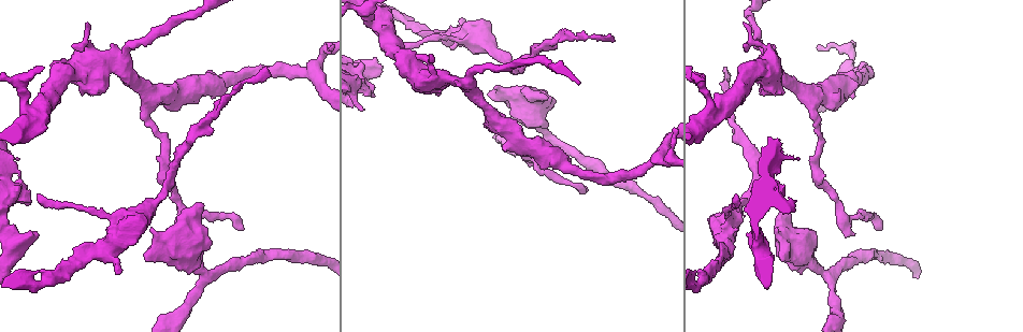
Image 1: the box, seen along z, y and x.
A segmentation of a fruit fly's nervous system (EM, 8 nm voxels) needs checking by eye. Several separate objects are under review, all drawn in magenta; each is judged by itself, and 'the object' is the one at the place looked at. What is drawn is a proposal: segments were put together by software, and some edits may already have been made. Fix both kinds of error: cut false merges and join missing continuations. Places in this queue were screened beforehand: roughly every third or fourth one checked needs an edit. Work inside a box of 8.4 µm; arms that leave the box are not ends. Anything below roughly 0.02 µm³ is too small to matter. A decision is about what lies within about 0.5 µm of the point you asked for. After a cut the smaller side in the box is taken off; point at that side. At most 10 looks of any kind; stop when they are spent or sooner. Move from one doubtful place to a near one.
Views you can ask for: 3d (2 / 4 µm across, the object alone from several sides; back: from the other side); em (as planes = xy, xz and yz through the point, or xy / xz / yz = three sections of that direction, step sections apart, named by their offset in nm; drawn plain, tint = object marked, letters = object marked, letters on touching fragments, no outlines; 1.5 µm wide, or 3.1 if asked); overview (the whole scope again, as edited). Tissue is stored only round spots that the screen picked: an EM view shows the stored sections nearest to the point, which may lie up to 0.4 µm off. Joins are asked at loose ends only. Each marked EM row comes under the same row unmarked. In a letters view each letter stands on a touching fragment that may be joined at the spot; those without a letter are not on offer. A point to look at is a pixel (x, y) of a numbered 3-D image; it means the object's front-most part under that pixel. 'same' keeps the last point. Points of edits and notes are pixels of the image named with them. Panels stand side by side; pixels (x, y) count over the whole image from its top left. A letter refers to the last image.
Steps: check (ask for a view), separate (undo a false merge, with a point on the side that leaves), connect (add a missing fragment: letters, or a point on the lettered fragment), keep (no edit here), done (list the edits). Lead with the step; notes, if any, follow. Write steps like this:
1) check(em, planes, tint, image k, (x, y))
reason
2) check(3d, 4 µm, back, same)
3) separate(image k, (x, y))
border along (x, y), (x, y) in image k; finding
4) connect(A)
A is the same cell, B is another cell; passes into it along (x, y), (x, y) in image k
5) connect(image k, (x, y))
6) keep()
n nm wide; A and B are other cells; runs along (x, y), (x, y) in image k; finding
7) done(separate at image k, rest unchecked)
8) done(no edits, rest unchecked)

check(em, planes, letters, image 1, (783, 90))
thick end

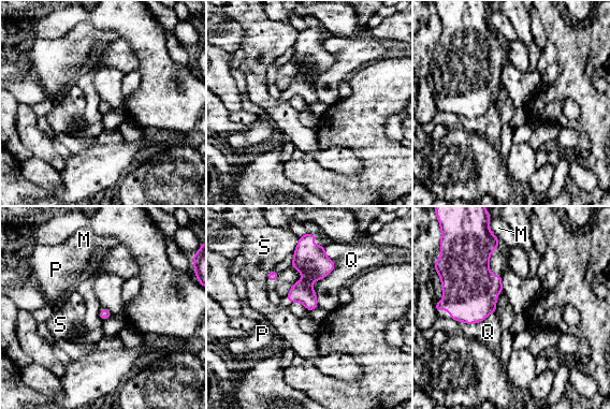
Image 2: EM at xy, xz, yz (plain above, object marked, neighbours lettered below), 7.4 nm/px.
keep()
M, P, Q and S are other cells; border along (299, 238), (298, 245), (292, 251) in image 2; none of them fits

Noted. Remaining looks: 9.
check(3d, 4 µm, image 1, (463, 19))
stops while still wide

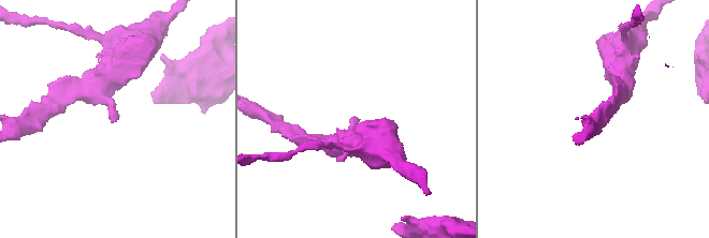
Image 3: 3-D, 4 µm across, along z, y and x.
check(em, yz, step 8, letters, image 3, (114, 119))

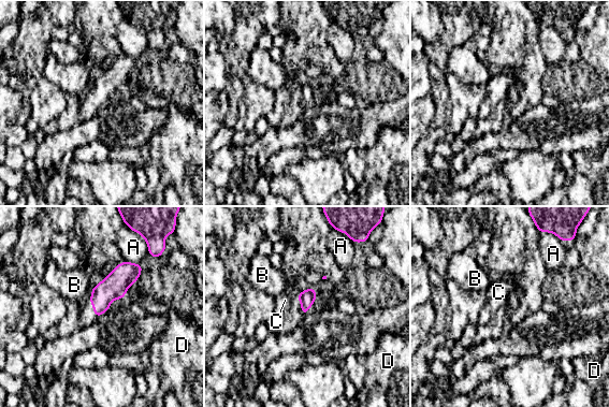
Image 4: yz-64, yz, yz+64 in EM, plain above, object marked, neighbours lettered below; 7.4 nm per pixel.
check(em, planes, letters, same)

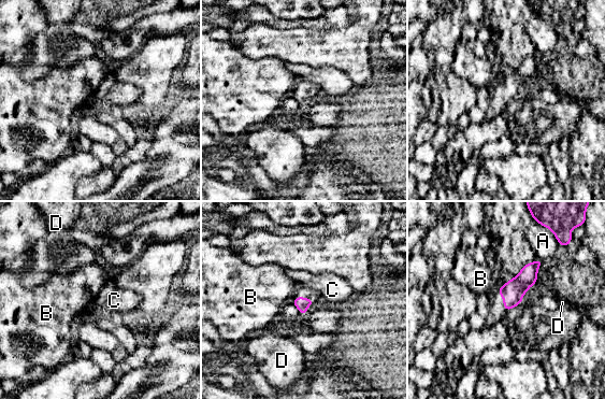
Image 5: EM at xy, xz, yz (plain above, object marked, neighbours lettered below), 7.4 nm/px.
keep()
A, B, C and D are other cells; runs along (538, 262), (512, 293), (507, 307) in image 5; no lettered fragment goes on from it

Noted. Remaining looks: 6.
check(em, xz, step 4, tint, image 1, (373, 96))
branch stops here

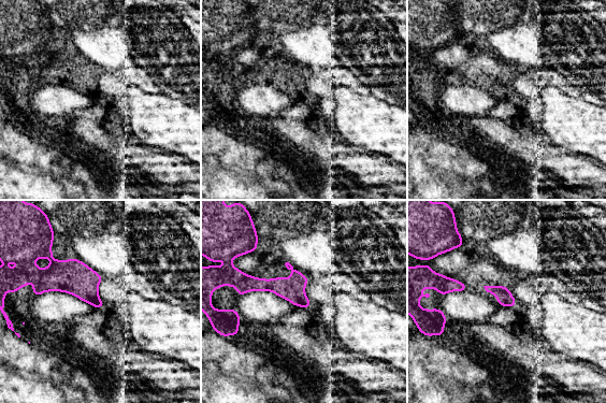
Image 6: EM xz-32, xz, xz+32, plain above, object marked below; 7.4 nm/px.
check(em, xz, step 4, letters, same)
what lies round it

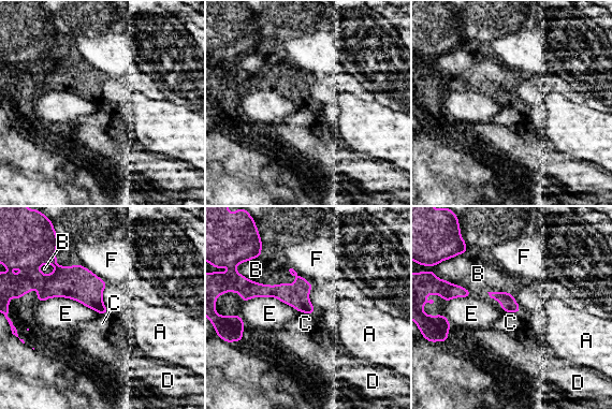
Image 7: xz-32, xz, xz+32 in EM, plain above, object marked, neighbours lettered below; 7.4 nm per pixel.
keep()
A, B, C, D, E and F are other cells; runs along (246, 293), (285, 292), (311, 310) in image 7; none of them fits

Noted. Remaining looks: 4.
check(em, planes, letters, image 1, (202, 203))
an open end

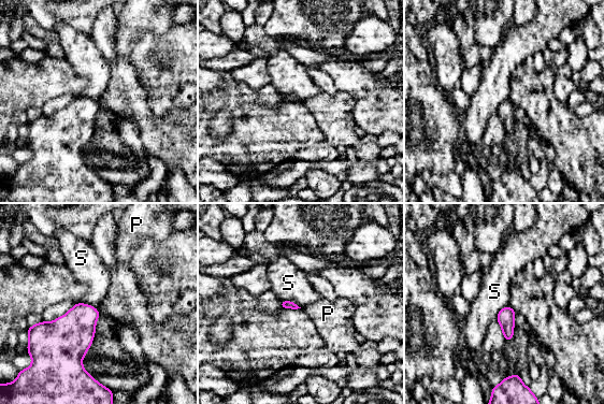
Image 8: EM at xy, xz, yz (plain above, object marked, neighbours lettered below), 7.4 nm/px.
keep()
P and S are other cells; border along (81, 302), (94, 306), (100, 314) in image 8; no lettered fragment goes on from it

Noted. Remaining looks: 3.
done(no edits, rest unchecked)

